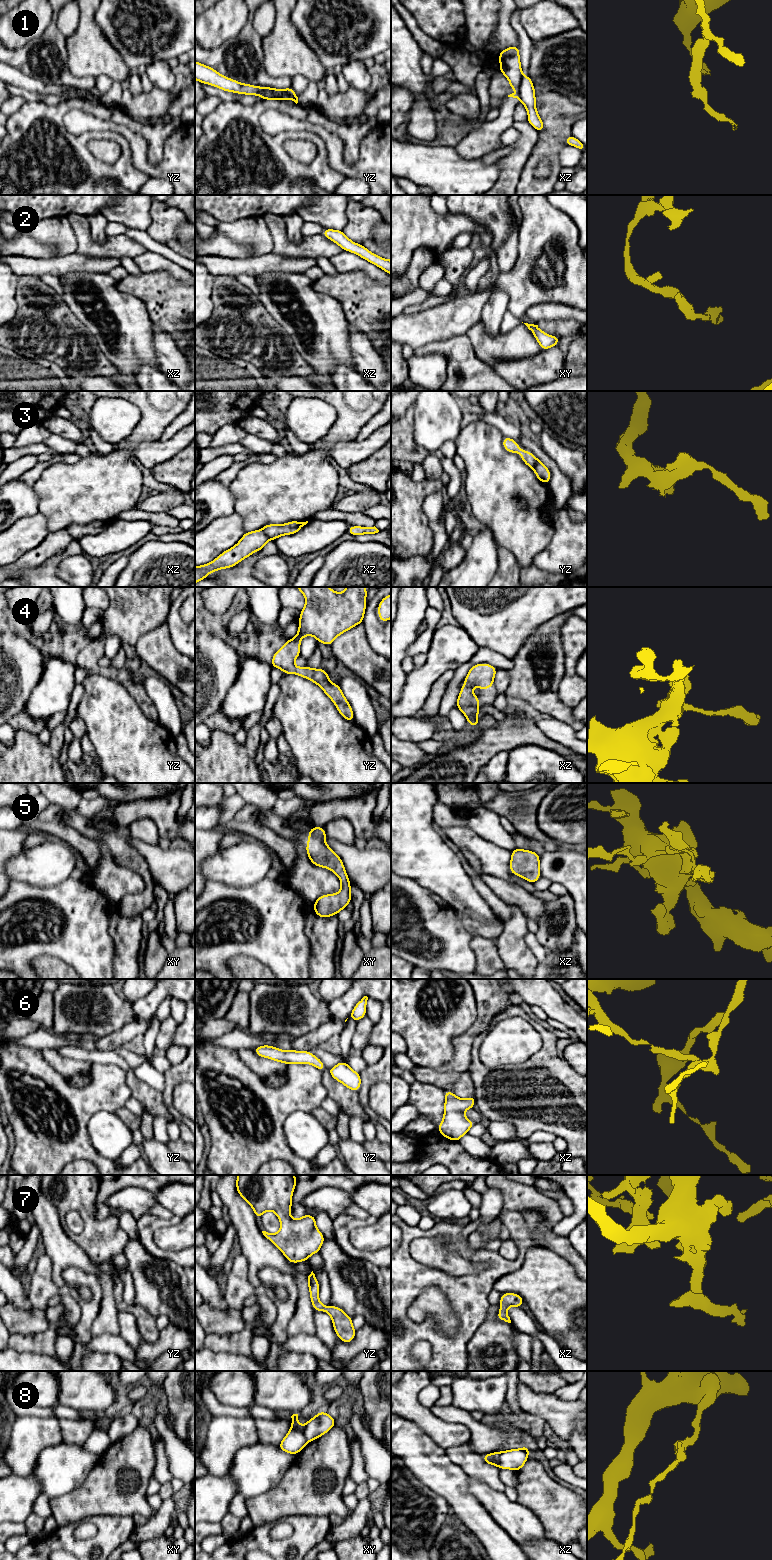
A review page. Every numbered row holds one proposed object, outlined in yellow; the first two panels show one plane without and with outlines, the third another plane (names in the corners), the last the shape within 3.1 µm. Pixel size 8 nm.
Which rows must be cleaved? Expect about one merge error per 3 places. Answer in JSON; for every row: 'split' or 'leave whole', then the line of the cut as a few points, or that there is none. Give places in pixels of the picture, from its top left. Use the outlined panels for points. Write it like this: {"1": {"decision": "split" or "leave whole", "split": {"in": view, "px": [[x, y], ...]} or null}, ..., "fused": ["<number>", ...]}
{"1": {"decision": "split", "split": {"in": "yz", "px": [[294, 95], [281, 93], [277, 99]]}}, "2": {"decision": "leave whole", "split": null}, "3": {"decision": "split", "split": {"in": "yz", "px": [[535, 457], [535, 464], [532, 467]]}}, "4": {"decision": "leave whole", "split": null}, "5": {"decision": "leave whole", "split": null}, "6": {"decision": "leave whole", "split": null}, "7": {"decision": "leave whole", "split": null}, "8": {"decision": "split", "split": {"in": "xz", "px": [[501, 1452], [497, 1465]]}}, "fused": ["1", "3", "8"]}

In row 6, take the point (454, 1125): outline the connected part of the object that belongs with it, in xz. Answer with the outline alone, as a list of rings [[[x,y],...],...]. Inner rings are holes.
[[[444,1090],[444,1092],[444,1116],[438,1130],[440,1135],[458,1142],[475,1124],[464,1115],[466,1109],[475,1108],[475,1095],[463,1100],[455,1096],[452,1091]]]

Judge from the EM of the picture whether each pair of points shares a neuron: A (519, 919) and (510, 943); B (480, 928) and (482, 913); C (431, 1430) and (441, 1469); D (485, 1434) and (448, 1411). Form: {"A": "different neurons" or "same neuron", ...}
{"A": "same neuron", "B": "different neurons", "C": "different neurons", "D": "same neuron"}

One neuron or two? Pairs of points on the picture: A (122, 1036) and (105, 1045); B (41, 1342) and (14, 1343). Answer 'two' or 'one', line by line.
A: one
B: one

